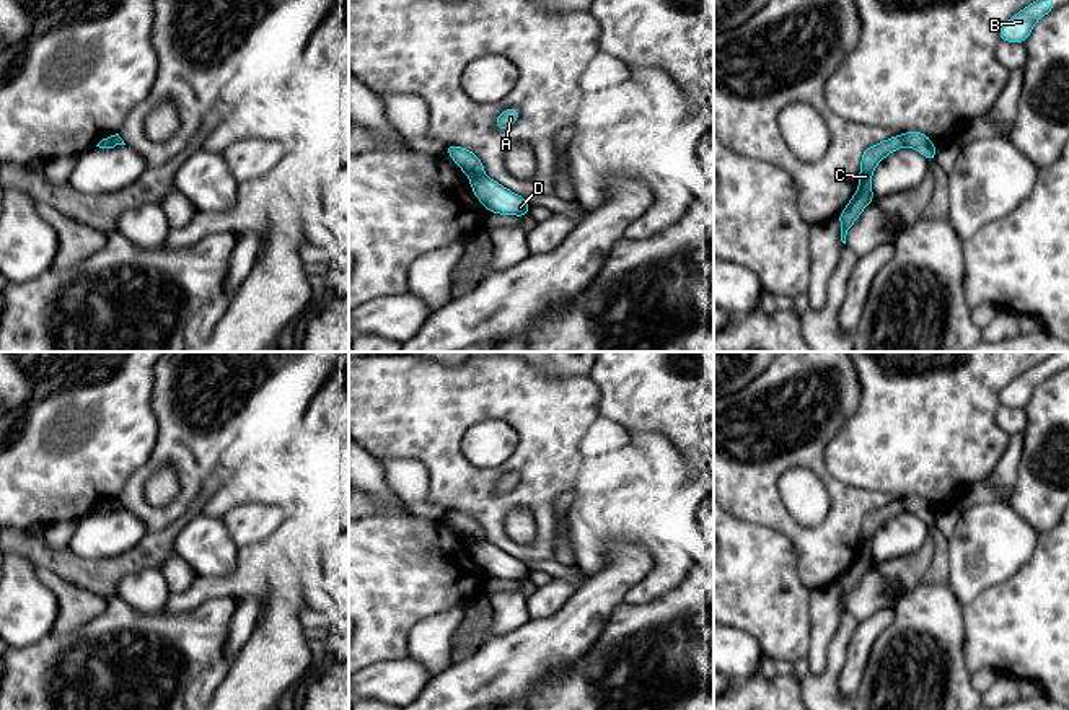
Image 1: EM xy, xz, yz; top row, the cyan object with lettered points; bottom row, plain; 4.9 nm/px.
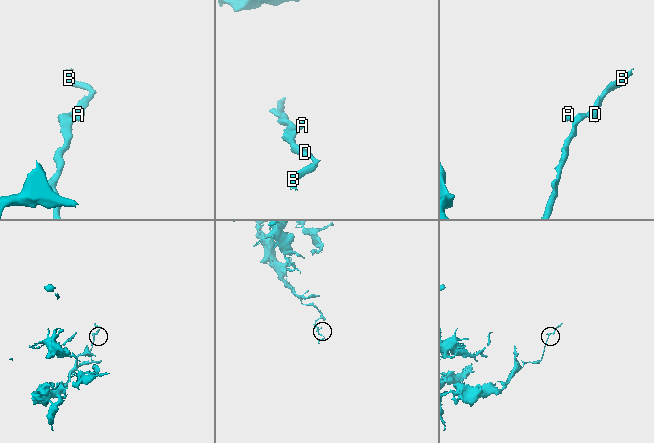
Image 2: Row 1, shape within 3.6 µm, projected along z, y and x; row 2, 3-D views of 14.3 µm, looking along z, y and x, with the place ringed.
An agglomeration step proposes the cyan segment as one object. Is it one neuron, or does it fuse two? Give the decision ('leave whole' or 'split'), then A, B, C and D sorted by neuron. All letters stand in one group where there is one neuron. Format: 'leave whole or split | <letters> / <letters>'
split | A C / B D

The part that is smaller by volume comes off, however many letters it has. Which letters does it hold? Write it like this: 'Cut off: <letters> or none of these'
Cut off: B, D

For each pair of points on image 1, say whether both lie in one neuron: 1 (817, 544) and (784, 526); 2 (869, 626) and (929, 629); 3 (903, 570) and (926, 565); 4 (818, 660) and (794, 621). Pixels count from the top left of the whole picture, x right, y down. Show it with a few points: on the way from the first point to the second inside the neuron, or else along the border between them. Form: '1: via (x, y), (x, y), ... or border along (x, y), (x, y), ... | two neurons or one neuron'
1: via (809, 543), (792, 530) | one neuron
2: border along (895, 609), (895, 617), (874, 644), (869, 661) | two neurons
3: via (908, 570), (921, 565) | one neuron
4: border along (809, 606), (810, 650), (805, 657) | two neurons

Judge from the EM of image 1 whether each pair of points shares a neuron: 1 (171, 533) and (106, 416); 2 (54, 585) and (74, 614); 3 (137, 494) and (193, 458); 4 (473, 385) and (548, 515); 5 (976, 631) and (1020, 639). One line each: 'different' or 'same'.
1: different
2: same
3: same
4: same
5: same

